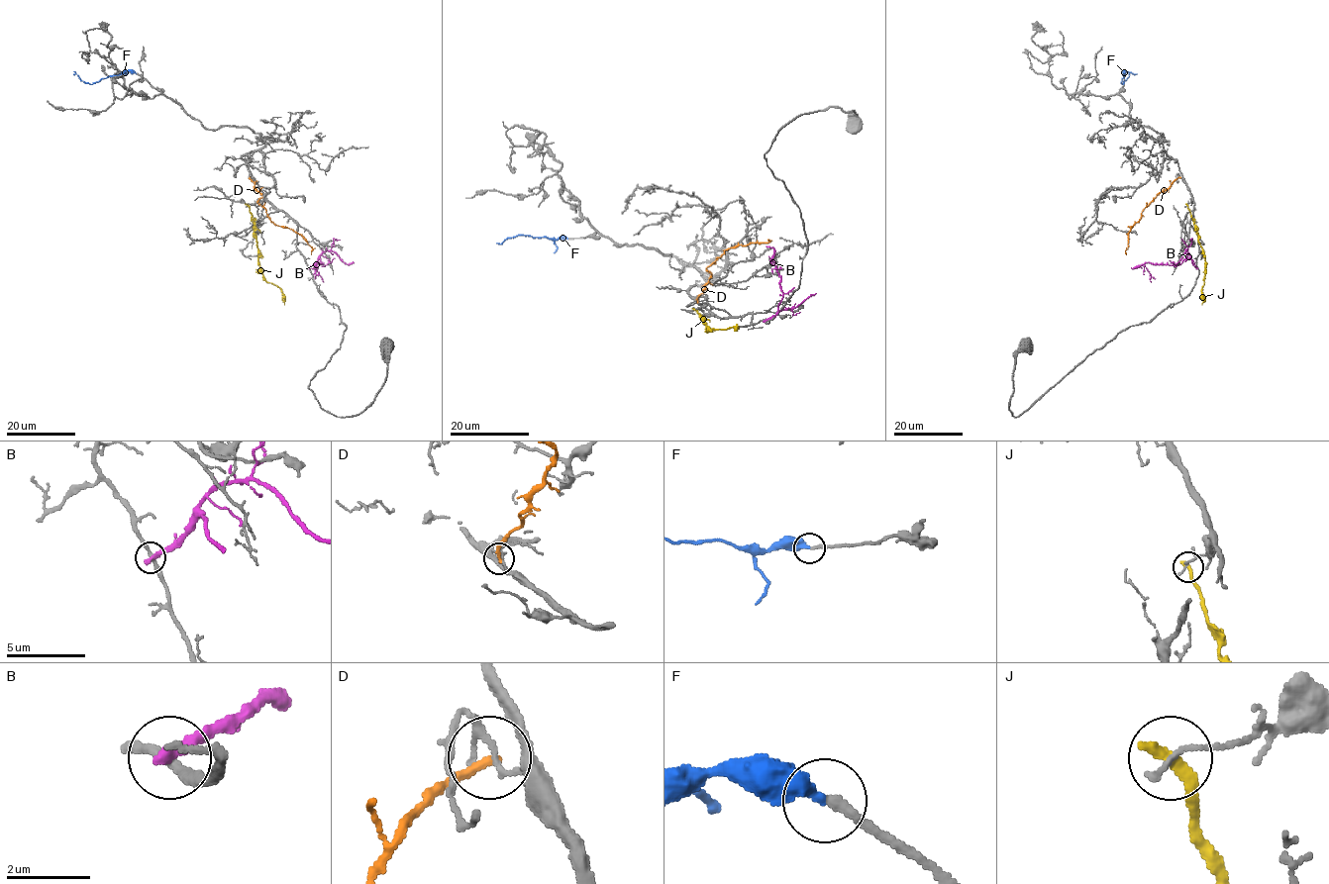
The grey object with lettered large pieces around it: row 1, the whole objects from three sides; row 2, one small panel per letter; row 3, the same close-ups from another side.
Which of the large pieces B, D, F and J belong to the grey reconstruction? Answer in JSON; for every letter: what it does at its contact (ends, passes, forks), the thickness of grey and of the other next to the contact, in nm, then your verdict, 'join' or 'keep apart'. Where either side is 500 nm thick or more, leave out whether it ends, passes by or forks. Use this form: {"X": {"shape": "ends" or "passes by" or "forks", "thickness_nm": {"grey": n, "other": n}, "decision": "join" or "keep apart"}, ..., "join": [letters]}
{"B": {"shape": "ends", "thickness_nm": {"grey": 200, "other": 320}, "decision": "keep apart"}, "D": {"shape": "ends", "thickness_nm": {"grey": 130, "other": 240}, "decision": "keep apart"}, "F": {"shape": "ends", "thickness_nm": {"grey": 220, "other": 380}, "decision": "join"}, "J": {"shape": "ends", "thickness_nm": {"grey": 170, "other": 340}, "decision": "keep apart"}, "join": ["F"]}

